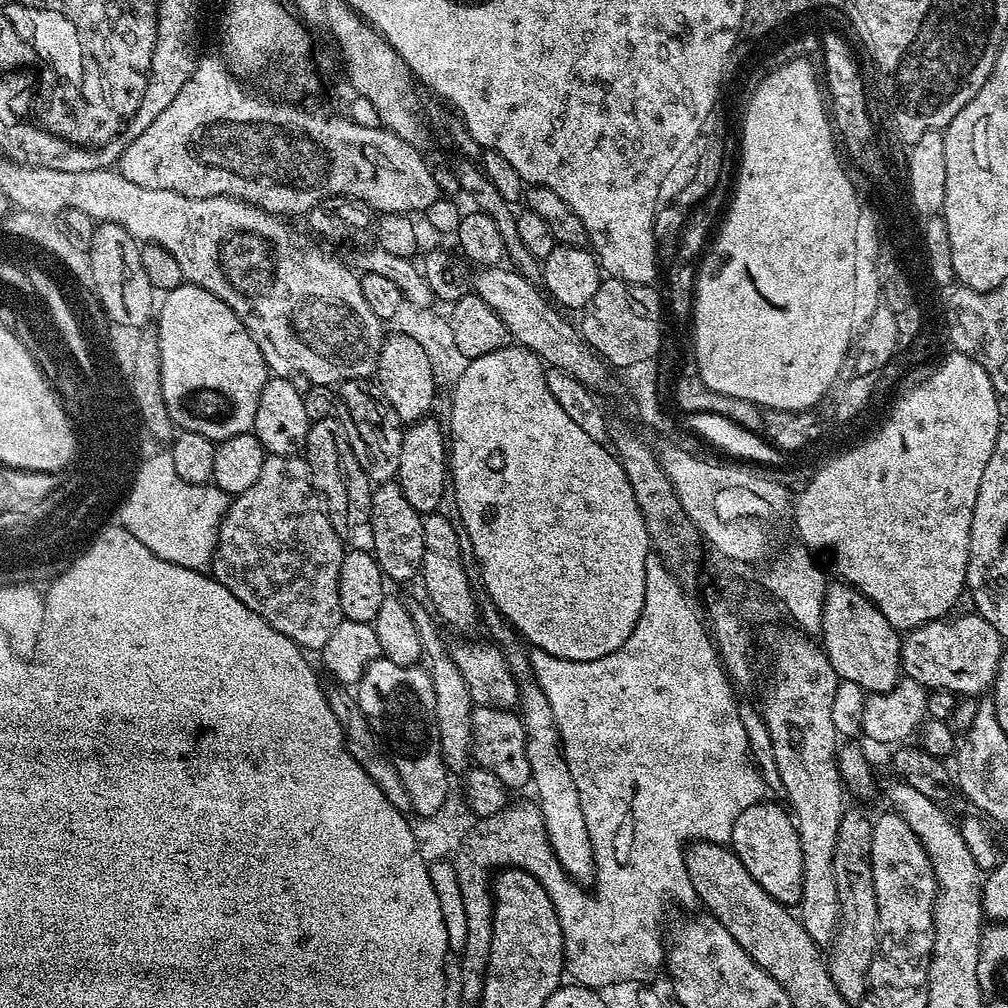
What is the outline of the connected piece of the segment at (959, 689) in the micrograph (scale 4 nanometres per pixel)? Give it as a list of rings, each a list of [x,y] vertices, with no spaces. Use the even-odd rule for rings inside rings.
[[[971,615],[960,616],[953,624],[945,618],[907,629],[900,641],[903,675],[929,690],[951,692],[960,698],[983,697],[995,685],[1006,642],[986,618]]]

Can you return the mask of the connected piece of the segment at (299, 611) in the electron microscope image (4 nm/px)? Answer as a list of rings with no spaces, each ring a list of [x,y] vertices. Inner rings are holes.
[[[303,455],[269,456],[262,462],[262,474],[258,474],[250,490],[242,490],[231,497],[226,514],[218,530],[218,542],[212,555],[210,575],[238,602],[246,605],[258,618],[270,622],[274,630],[286,634],[305,650],[320,650],[330,639],[338,624],[345,620],[342,602],[338,598],[338,578],[342,570],[345,541],[334,530],[324,502],[312,484],[312,475]]]

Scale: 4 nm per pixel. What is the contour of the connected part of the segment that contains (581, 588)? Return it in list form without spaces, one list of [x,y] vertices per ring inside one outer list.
[[[499,348],[467,361],[463,366],[465,368],[461,370],[460,377],[452,388],[452,409],[448,412],[448,420],[446,419],[446,428],[450,433],[450,488],[451,491],[452,488],[456,491],[456,508],[460,511],[461,520],[459,523],[467,543],[468,540],[472,543],[472,552],[476,555],[476,564],[480,567],[480,576],[488,591],[487,599],[494,602],[497,610],[521,637],[524,635],[529,640],[527,643],[531,647],[546,650],[546,654],[554,654],[554,658],[586,662],[618,650],[618,646],[622,646],[622,642],[630,638],[642,614],[646,598],[646,558],[650,554],[648,527],[630,486],[630,478],[626,478],[624,467],[613,453],[611,456],[607,452],[604,444],[594,442],[594,438],[588,437],[567,416],[562,406],[558,406],[554,394],[550,394],[550,386],[546,386],[546,365],[529,348]]]

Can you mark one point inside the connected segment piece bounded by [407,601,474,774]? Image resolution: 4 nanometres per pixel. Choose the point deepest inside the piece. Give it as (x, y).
(453, 704)

